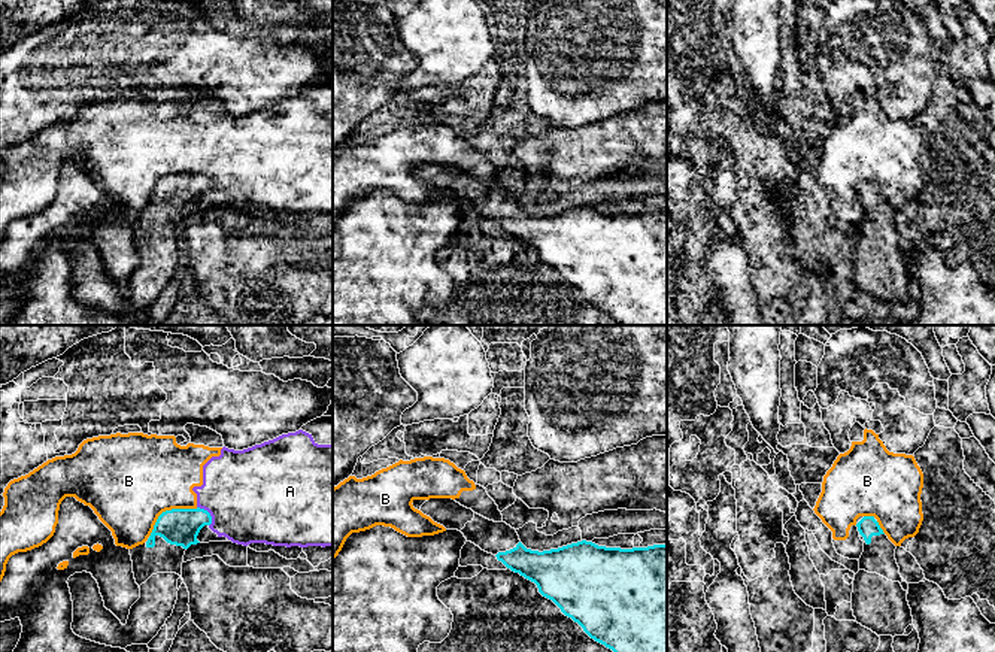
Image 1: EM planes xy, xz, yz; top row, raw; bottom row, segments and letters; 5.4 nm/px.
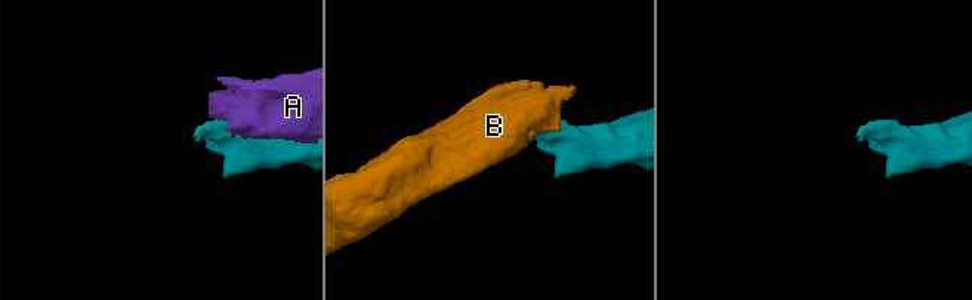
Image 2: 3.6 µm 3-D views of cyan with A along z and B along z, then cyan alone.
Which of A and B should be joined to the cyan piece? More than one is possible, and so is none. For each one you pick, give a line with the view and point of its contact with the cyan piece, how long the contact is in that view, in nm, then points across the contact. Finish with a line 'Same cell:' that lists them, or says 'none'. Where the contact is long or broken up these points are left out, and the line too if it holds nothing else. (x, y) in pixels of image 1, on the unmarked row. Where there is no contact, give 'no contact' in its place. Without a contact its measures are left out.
Same cell: none

